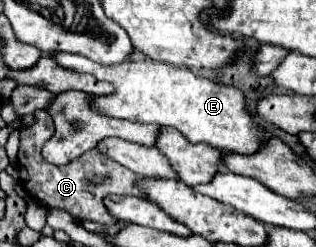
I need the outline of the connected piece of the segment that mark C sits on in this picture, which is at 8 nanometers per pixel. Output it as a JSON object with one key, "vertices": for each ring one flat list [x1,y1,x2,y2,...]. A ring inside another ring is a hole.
{"vertices":[[41,110,35,112,37,122,31,128,21,128,21,146,19,146,19,172,21,172,21,184,23,188,37,198,39,202,43,202,47,208,61,208,67,210,69,214,73,214,75,220,85,222,97,222,97,224,115,224,117,220,109,214,109,210,105,208,105,196,109,194,135,194,135,196,143,196,145,192,141,192,141,188,137,188,137,182,141,180,141,176,137,176,135,172,129,172,125,166,117,164,115,160,107,158,105,154,97,152,97,150,89,150,85,154,81,154,77,160,69,162,67,166,53,166,49,164,43,156,41,156,41,148,45,144,45,140,49,140,53,136,53,118],[93,176,107,176,107,180,99,186,89,184,87,180]]}

